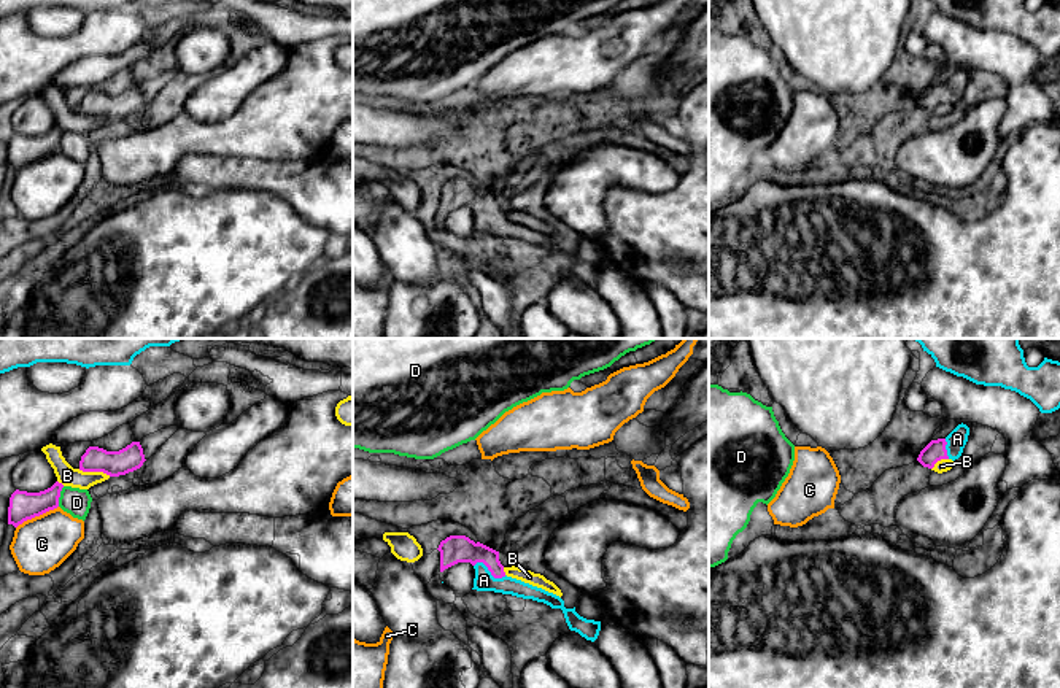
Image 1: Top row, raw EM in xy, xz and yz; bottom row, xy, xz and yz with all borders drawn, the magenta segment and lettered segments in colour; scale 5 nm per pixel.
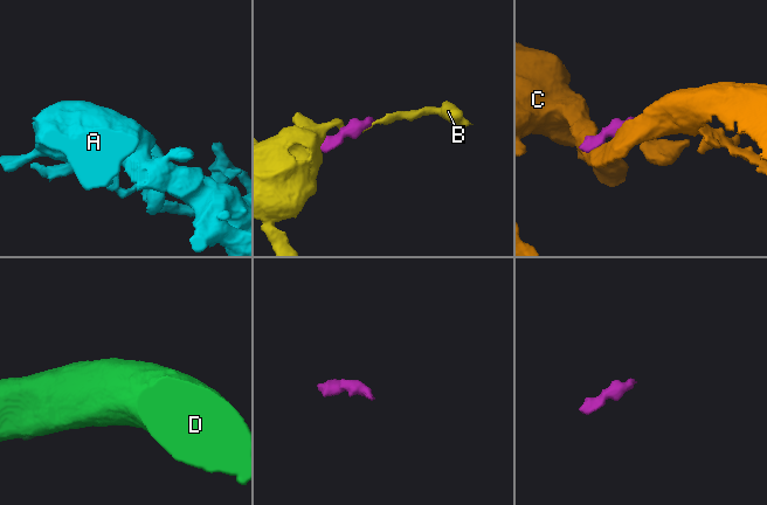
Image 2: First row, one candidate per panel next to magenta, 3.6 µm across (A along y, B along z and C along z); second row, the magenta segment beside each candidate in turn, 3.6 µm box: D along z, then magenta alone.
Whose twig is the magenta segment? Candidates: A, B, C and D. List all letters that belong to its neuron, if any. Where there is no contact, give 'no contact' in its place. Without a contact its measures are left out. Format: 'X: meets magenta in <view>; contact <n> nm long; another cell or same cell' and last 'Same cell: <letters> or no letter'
A: meets magenta in xz; contact 180 nm long; same cell
B: meets magenta in xy; contact 170 nm long; another cell
C: meets magenta in xy; contact 240 nm long; another cell
D: meets magenta in xy; contact 110 nm long; another cell
Same cell: A

